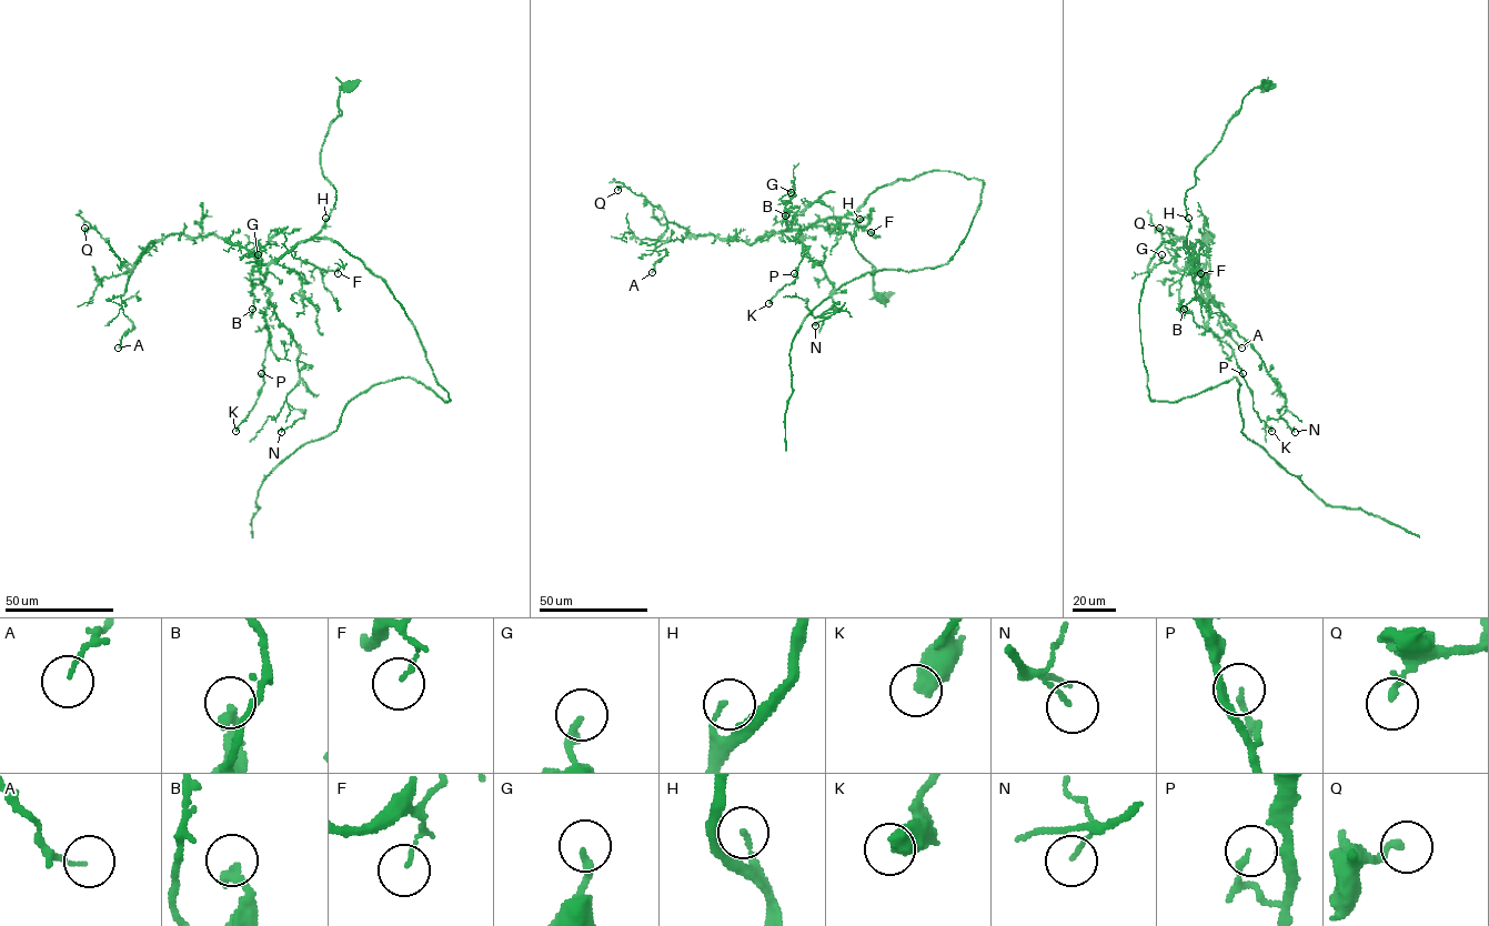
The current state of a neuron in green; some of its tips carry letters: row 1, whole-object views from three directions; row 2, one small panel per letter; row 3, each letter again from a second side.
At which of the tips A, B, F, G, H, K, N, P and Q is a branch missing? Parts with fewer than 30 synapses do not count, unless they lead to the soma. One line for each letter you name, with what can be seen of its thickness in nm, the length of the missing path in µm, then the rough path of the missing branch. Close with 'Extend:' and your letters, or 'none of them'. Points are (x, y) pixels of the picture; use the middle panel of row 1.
Extend: none of them

